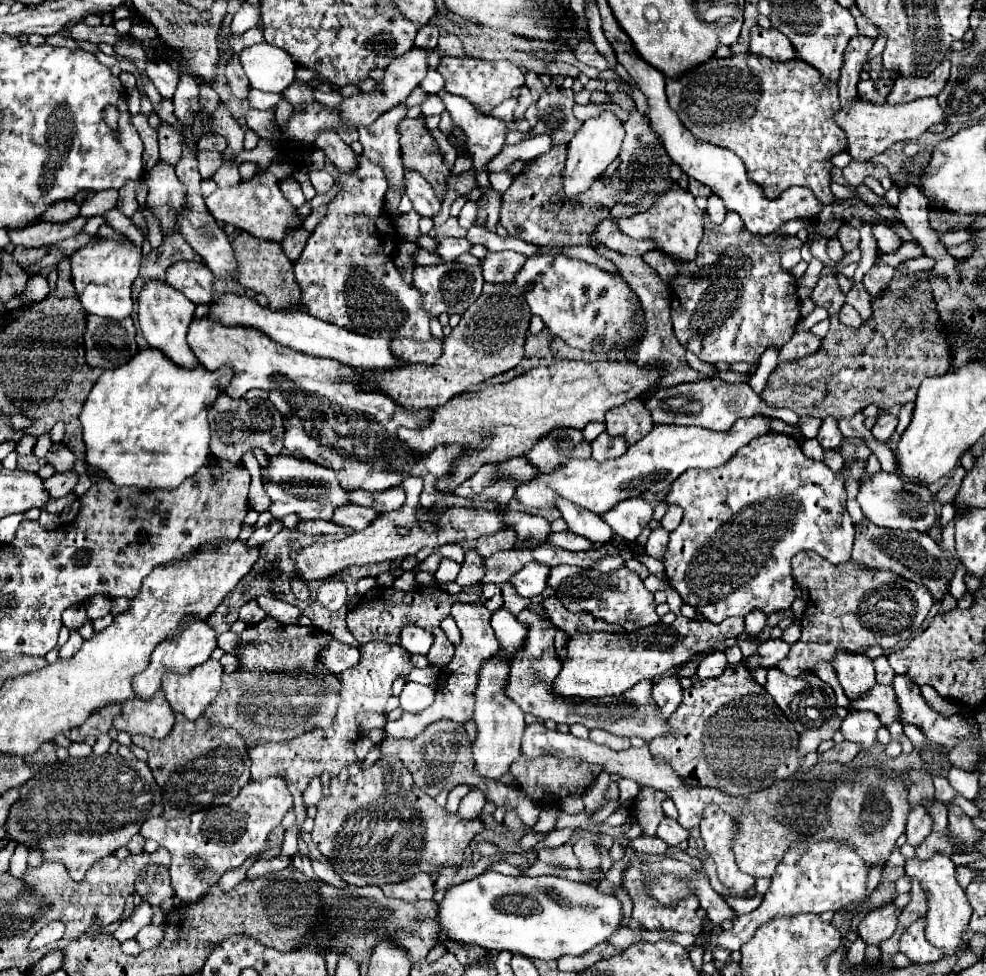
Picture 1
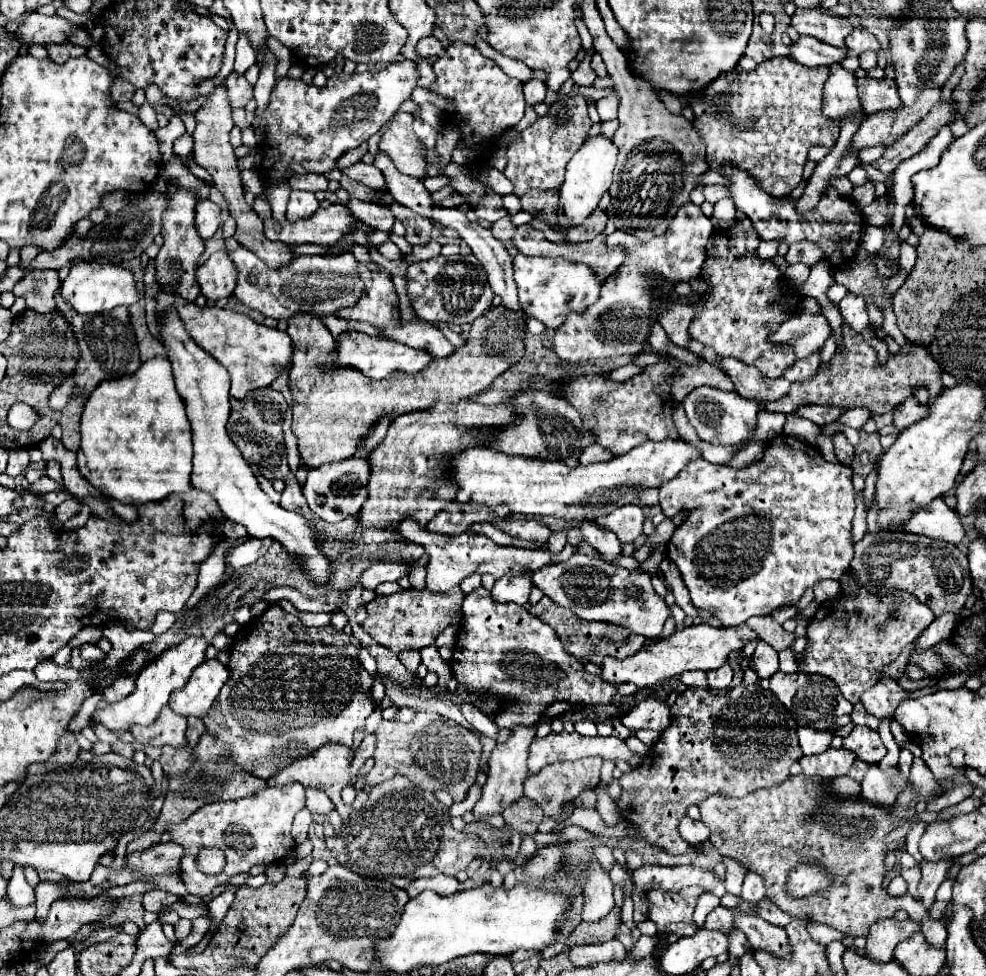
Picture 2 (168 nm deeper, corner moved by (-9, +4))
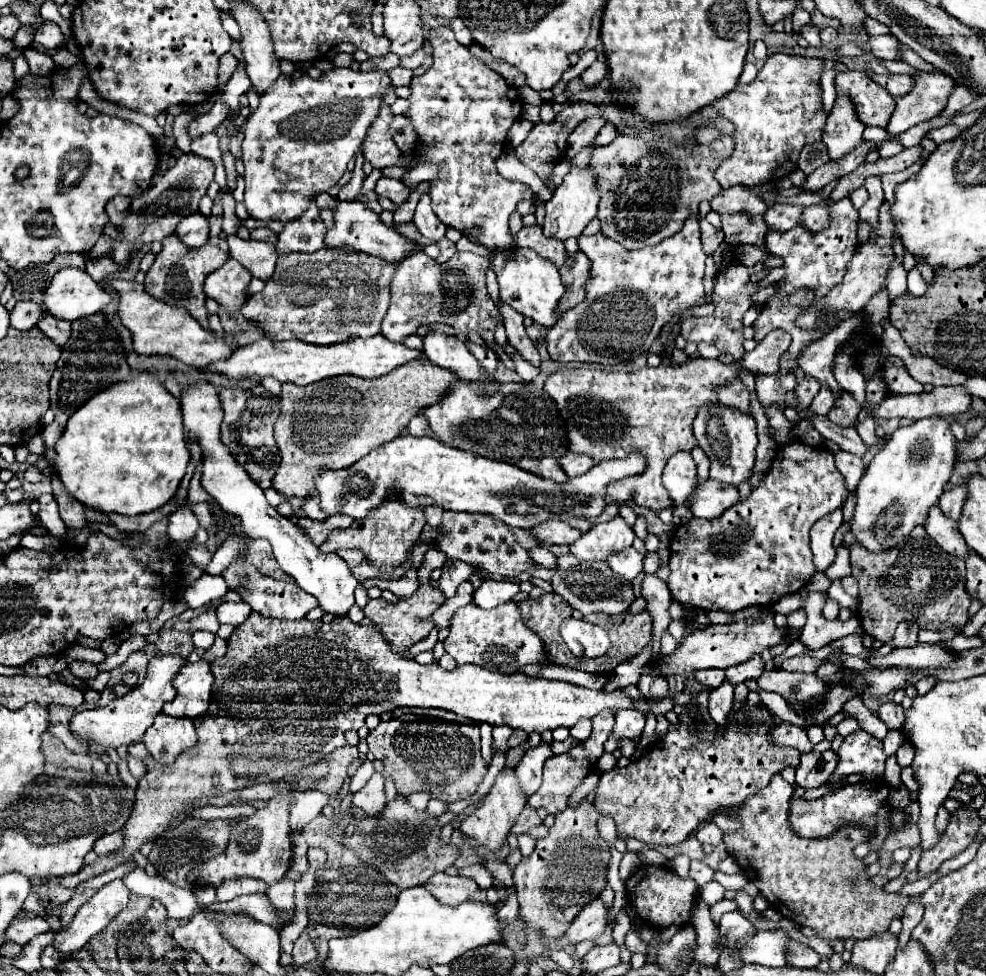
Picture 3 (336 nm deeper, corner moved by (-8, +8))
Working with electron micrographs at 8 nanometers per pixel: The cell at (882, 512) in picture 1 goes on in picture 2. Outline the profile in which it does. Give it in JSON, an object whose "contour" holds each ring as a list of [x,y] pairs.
{"contour":[[[935,498],[931,504],[917,508],[901,526],[903,532],[931,536],[935,540],[957,544],[963,540],[965,530],[955,510],[951,510],[943,498]]]}

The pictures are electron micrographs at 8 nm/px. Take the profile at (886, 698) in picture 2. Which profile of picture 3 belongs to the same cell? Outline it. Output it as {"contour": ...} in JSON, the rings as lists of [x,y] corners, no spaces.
{"contour":[[[886,702],[886,704],[880,706],[880,720],[888,726],[888,730],[902,730],[904,708],[894,704],[894,702]]]}

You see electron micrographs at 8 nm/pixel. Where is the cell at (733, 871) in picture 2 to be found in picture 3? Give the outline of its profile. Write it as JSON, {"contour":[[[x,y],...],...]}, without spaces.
{"contour":[[[738,892],[734,900],[736,900],[736,904],[738,904],[738,910],[740,910],[744,916],[760,916],[760,914],[754,910],[754,898],[748,896],[746,892]]]}

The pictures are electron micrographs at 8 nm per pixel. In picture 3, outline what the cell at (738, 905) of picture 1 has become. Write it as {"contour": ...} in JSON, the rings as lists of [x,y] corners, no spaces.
{"contour":[[[712,880],[712,882],[704,884],[704,888],[702,888],[702,900],[704,900],[708,906],[714,906],[716,902],[724,900],[724,892],[726,892],[726,888],[724,888],[720,882]]]}

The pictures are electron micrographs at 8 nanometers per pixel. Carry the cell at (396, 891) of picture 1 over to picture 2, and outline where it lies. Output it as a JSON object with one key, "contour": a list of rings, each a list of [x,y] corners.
{"contour":[[[445,874],[431,878],[417,878],[415,882],[411,882],[411,886],[405,892],[409,894],[409,898],[415,898],[423,890],[435,890],[439,896],[449,896],[459,890],[459,882],[453,876],[445,876]]]}

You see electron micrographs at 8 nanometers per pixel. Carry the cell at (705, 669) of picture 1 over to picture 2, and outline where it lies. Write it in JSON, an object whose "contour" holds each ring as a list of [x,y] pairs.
{"contour":[[[725,662],[717,670],[709,670],[707,672],[707,680],[709,680],[711,688],[727,688],[731,684],[731,678],[733,678],[733,670],[731,670],[729,662]]]}

